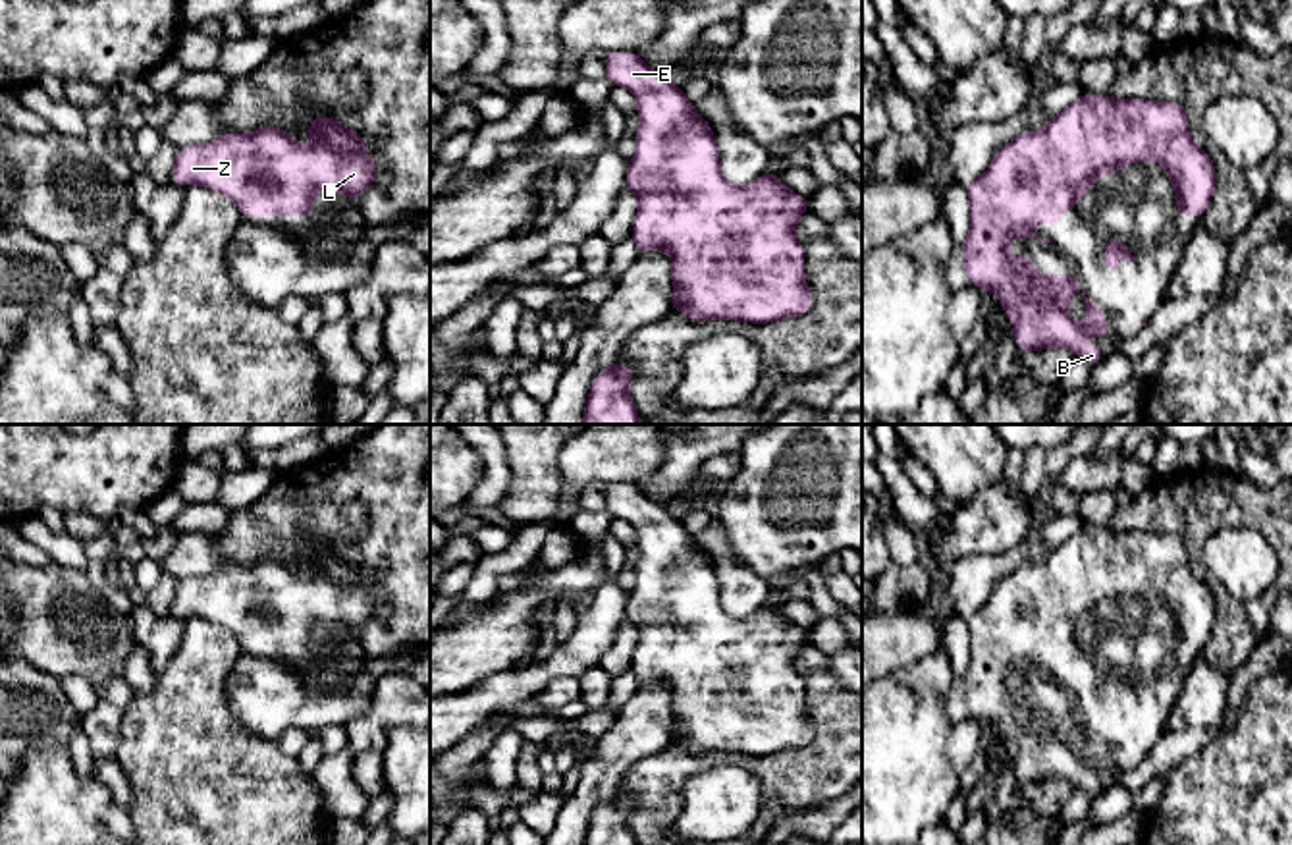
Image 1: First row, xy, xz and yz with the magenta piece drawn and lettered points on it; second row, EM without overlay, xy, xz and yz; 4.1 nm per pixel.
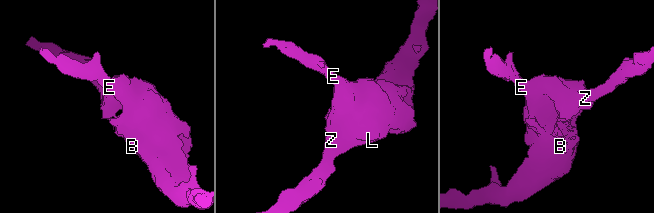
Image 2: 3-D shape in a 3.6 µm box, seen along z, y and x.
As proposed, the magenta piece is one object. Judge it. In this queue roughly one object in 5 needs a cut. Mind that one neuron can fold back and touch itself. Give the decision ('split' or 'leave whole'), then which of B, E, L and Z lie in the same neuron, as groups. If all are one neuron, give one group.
leave whole | B E L Z

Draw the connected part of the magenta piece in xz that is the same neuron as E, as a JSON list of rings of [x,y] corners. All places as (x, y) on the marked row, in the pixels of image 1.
[[[606,52],[606,77],[613,87],[629,89],[636,100],[636,152],[625,174],[625,185],[638,201],[631,237],[640,253],[669,253],[671,311],[681,311],[692,322],[750,324],[806,314],[814,295],[806,284],[806,251],[796,239],[796,224],[810,210],[808,199],[789,189],[775,172],[748,185],[729,183],[721,176],[712,125],[681,87],[642,62],[640,52]]]

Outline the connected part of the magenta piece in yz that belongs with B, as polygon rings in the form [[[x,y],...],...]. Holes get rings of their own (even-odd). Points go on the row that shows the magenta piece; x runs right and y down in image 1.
[[[1082,93],[1078,100],[1051,118],[1045,127],[1022,131],[999,149],[989,168],[966,185],[970,206],[970,232],[960,249],[960,262],[972,287],[991,291],[1014,330],[1018,351],[1043,351],[1068,347],[1072,357],[1086,359],[1091,367],[1107,353],[1082,341],[1084,334],[1097,340],[1111,336],[1105,313],[1086,297],[1078,272],[1041,274],[1030,257],[1009,257],[1007,247],[1018,235],[1036,237],[1041,222],[1061,224],[1063,210],[1084,201],[1086,191],[1103,176],[1118,176],[1130,162],[1159,162],[1172,181],[1176,214],[1205,216],[1217,189],[1213,158],[1194,143],[1182,102],[1157,102],[1147,98],[1113,98],[1111,95]],[[1074,293],[1086,299],[1086,324],[1076,324],[1068,314]]]

